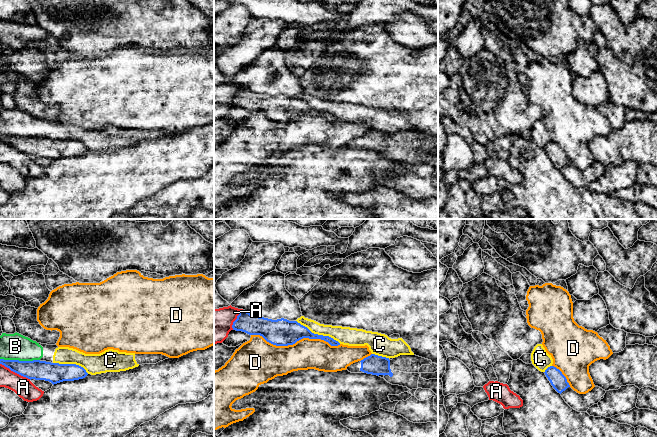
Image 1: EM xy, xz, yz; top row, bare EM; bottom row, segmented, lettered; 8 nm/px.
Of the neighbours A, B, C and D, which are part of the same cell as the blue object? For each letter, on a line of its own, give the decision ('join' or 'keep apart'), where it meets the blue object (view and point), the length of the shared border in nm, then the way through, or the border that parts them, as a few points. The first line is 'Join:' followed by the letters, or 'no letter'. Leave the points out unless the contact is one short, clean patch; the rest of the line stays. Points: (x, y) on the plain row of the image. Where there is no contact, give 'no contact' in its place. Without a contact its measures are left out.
Join: no letter
A: keep apart | xy (15, 148) | 280 nm | along xy (0, 139), (30, 155)
B: keep apart | xy (20, 137) | 320 nm
C: keep apart | xz (317, 110) | 400 nm
D: keep apart | xz (296, 117) | 700 nm

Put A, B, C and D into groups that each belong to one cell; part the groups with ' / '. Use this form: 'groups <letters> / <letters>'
groups A / B C / D

